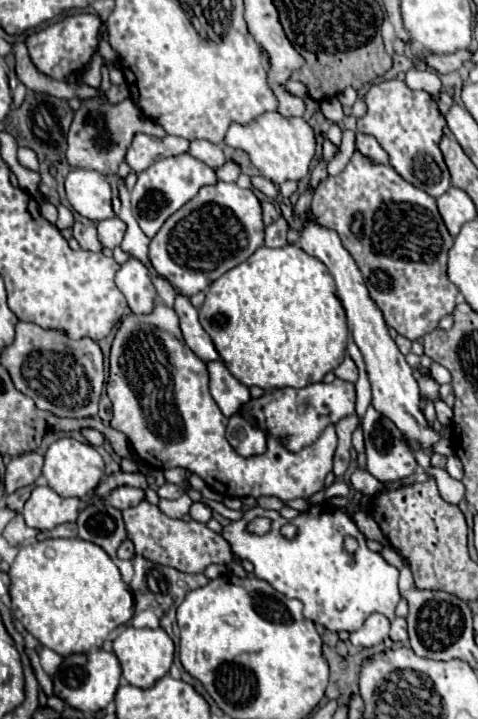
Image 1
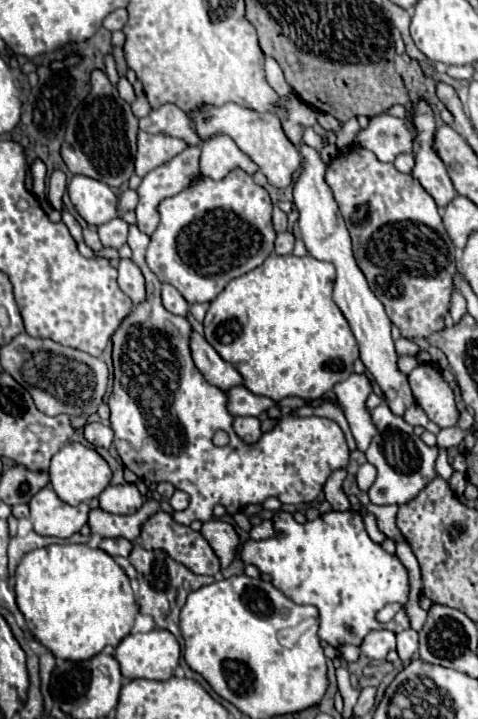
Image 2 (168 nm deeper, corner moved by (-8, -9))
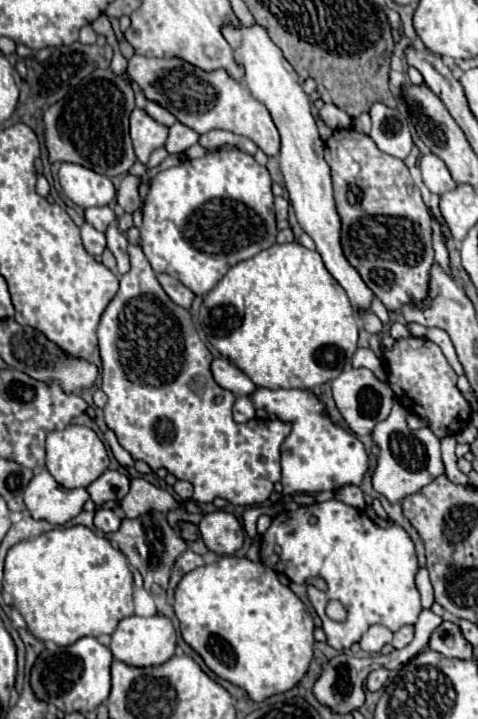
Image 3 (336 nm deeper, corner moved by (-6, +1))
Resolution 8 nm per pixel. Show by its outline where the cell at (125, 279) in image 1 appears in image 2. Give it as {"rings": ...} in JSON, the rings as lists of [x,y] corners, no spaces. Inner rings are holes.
{"rings":[[[118,259],[118,285],[134,303],[144,301],[144,277],[132,259]]]}

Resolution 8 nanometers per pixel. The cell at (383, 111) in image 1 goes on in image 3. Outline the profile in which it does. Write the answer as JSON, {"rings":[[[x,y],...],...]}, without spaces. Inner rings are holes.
{"rings":[[[434,153],[420,157],[420,171],[422,171],[424,185],[436,195],[452,191],[456,187],[456,183],[450,177],[450,171],[446,169],[444,161],[440,157],[436,157]]]}

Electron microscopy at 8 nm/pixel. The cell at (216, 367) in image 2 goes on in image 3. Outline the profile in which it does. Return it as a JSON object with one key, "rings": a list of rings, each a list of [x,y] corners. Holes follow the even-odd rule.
{"rings":[[[216,357],[212,361],[212,375],[220,387],[230,389],[234,395],[250,395],[256,389],[256,385],[224,357]]]}

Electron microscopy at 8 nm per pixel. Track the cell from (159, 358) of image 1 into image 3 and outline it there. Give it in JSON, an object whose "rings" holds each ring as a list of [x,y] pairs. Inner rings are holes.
{"rings":[[[130,243],[128,247],[132,269],[120,277],[120,291],[106,307],[98,325],[98,345],[102,355],[102,391],[108,395],[104,419],[108,429],[118,437],[118,443],[134,457],[148,463],[154,471],[164,467],[176,479],[194,485],[194,501],[210,503],[214,497],[224,497],[232,505],[260,505],[264,503],[276,481],[280,481],[280,447],[290,435],[292,423],[280,419],[260,419],[250,423],[236,423],[232,419],[232,405],[236,395],[222,389],[210,373],[212,353],[200,341],[188,309],[174,305],[160,287],[152,265],[142,247]]]}

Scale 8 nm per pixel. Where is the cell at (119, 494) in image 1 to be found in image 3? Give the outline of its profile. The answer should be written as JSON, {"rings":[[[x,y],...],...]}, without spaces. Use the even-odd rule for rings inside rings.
{"rings":[[[104,471],[94,483],[88,485],[88,493],[98,507],[108,501],[122,501],[128,491],[130,479],[118,471]]]}

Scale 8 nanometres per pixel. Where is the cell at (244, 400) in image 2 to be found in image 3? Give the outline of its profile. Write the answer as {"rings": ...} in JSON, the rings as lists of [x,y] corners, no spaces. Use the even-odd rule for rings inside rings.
{"rings":[[[258,387],[250,401],[258,409],[276,413],[278,419],[290,421],[294,431],[286,437],[282,445],[282,495],[308,493],[316,495],[320,491],[336,491],[344,485],[360,485],[368,469],[368,455],[364,445],[344,429],[336,427],[328,415],[326,405],[316,399],[312,389],[264,389]]]}

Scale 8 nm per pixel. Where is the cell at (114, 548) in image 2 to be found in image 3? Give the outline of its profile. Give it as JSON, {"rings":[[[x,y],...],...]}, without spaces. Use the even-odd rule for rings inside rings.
{"rings":[[[98,509],[94,515],[94,525],[96,529],[100,529],[102,533],[114,533],[120,529],[120,515],[114,513],[112,509]]]}

